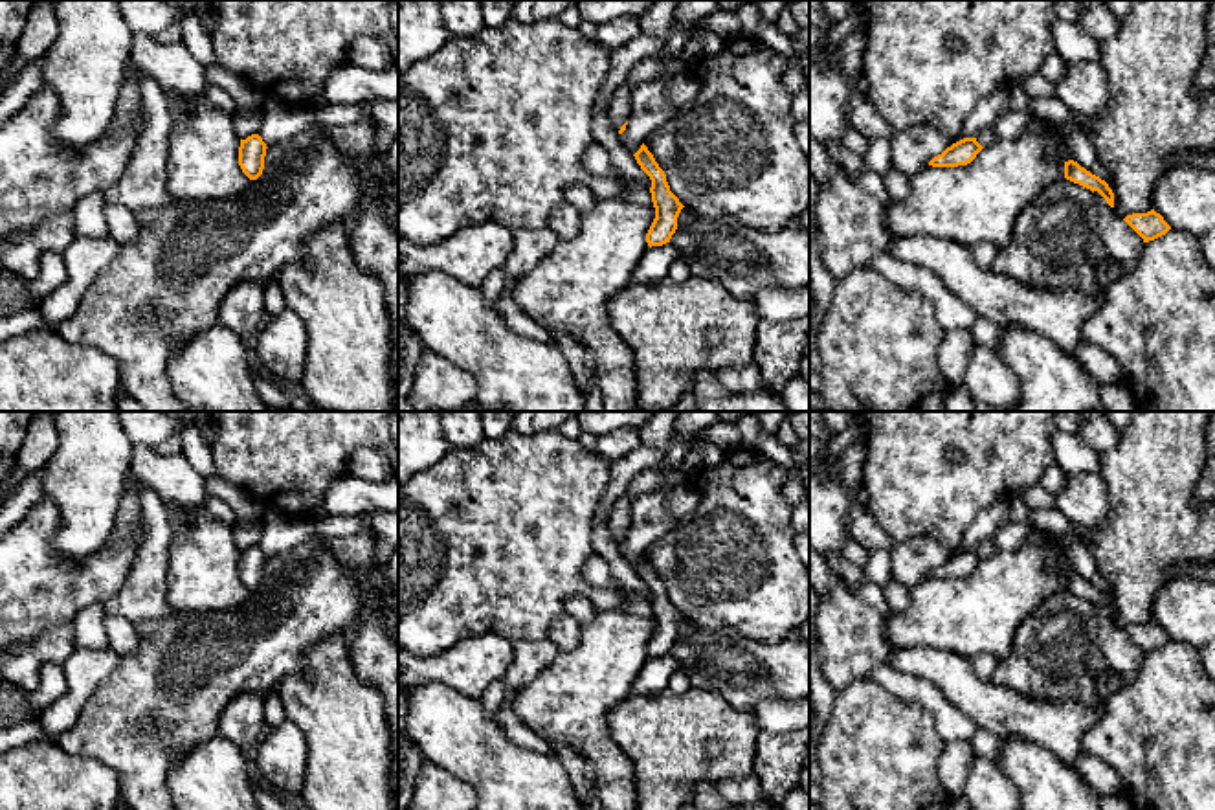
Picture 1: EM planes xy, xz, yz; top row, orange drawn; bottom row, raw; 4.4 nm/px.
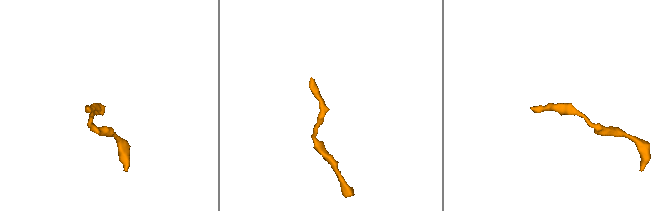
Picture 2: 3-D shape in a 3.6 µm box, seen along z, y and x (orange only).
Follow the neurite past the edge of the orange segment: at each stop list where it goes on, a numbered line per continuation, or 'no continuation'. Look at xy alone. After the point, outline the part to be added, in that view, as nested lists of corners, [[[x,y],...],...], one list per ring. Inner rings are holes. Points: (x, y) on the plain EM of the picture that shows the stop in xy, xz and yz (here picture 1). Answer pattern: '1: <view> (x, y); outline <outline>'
no continuation

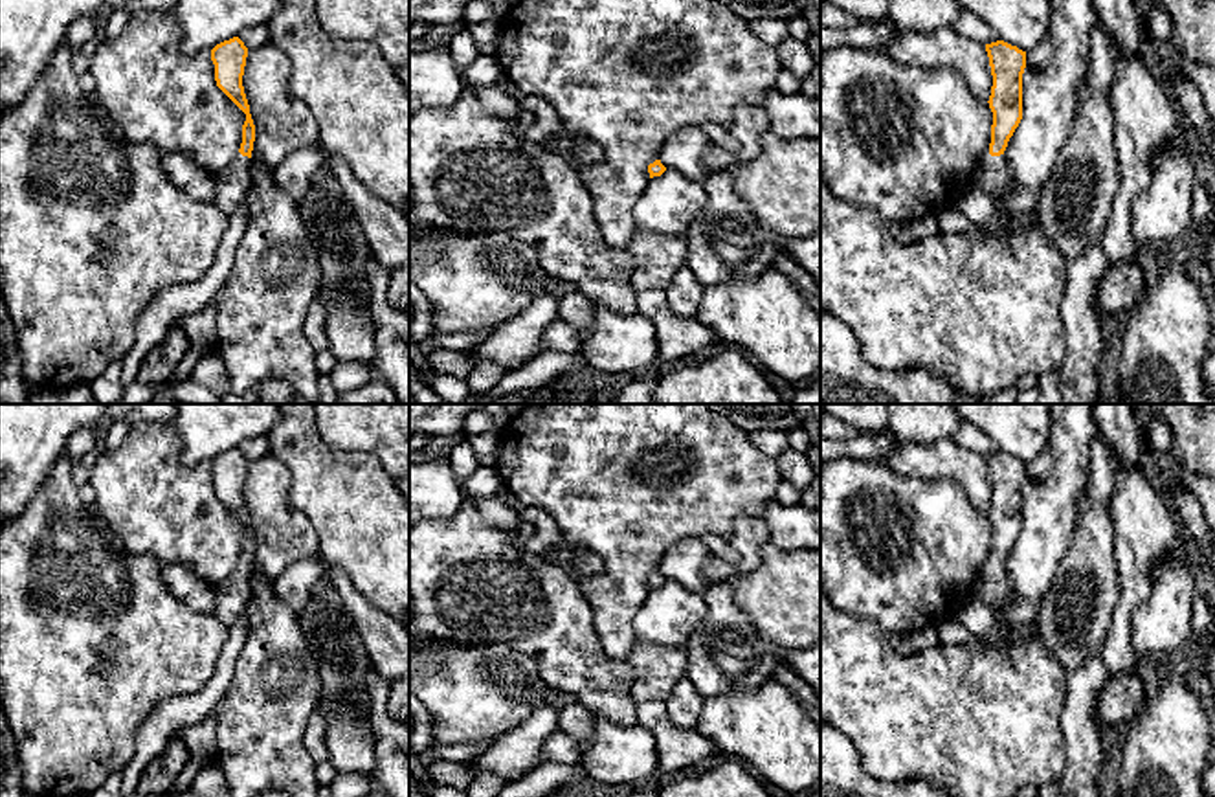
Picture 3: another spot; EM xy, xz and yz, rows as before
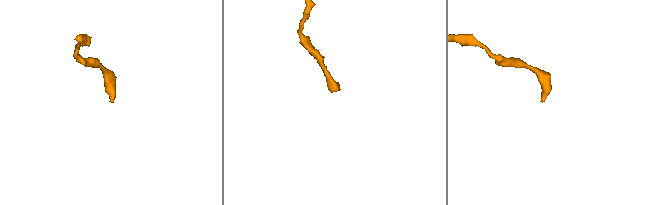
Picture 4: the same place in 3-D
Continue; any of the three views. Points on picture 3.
1: yz (993, 586); outline [[[989,562],[984,566],[982,573],[980,573],[980,578],[976,582],[976,593],[980,595],[980,599],[984,601],[984,604],[993,612],[995,615],[995,621],[997,621],[997,630],[1000,635],[1004,637],[1009,637],[1009,639],[1026,639],[1030,635],[1030,630],[1026,630],[1024,635],[1017,635],[1017,634],[1011,634],[997,617],[1000,613],[1000,610],[1009,604],[1013,599],[1015,599],[1015,588],[1008,577],[1008,571],[1004,566],[1000,567],[991,567]]]

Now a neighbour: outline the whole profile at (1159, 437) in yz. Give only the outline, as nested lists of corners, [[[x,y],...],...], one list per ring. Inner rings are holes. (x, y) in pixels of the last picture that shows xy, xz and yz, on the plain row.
[[[1151,415],[1145,430],[1145,444],[1156,465],[1176,476],[1200,501],[1206,520],[1215,534],[1215,479],[1204,474],[1187,472],[1171,454],[1171,428],[1158,417]]]

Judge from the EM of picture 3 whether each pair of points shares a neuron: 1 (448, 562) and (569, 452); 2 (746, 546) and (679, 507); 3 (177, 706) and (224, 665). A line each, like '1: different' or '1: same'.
1: different
2: different
3: same

